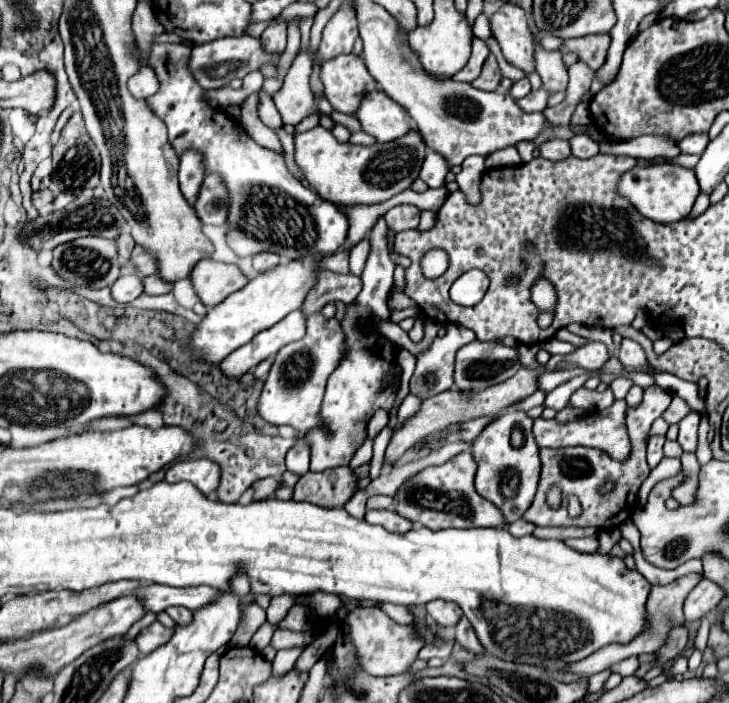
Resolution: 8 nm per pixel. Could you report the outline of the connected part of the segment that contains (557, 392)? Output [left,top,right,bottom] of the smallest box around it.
[544,371,595,410]

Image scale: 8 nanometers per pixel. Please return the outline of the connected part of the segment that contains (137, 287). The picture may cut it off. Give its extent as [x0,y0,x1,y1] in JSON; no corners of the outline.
[112,274,142,304]

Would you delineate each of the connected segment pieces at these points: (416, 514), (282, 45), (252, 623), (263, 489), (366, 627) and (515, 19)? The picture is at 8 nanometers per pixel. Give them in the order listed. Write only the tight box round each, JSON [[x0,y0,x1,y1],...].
[[394,454,504,530],[262,20,286,54],[228,602,266,648],[252,478,280,500],[346,608,424,676],[492,2,534,74]]

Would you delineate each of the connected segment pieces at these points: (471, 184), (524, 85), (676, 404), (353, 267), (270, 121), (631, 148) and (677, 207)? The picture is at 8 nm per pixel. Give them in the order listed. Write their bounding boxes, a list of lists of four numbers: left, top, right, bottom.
[[456,155,485,205],[510,78,530,100],[664,396,690,424],[350,240,368,276],[258,90,282,130],[600,136,680,158],[616,164,700,224]]

